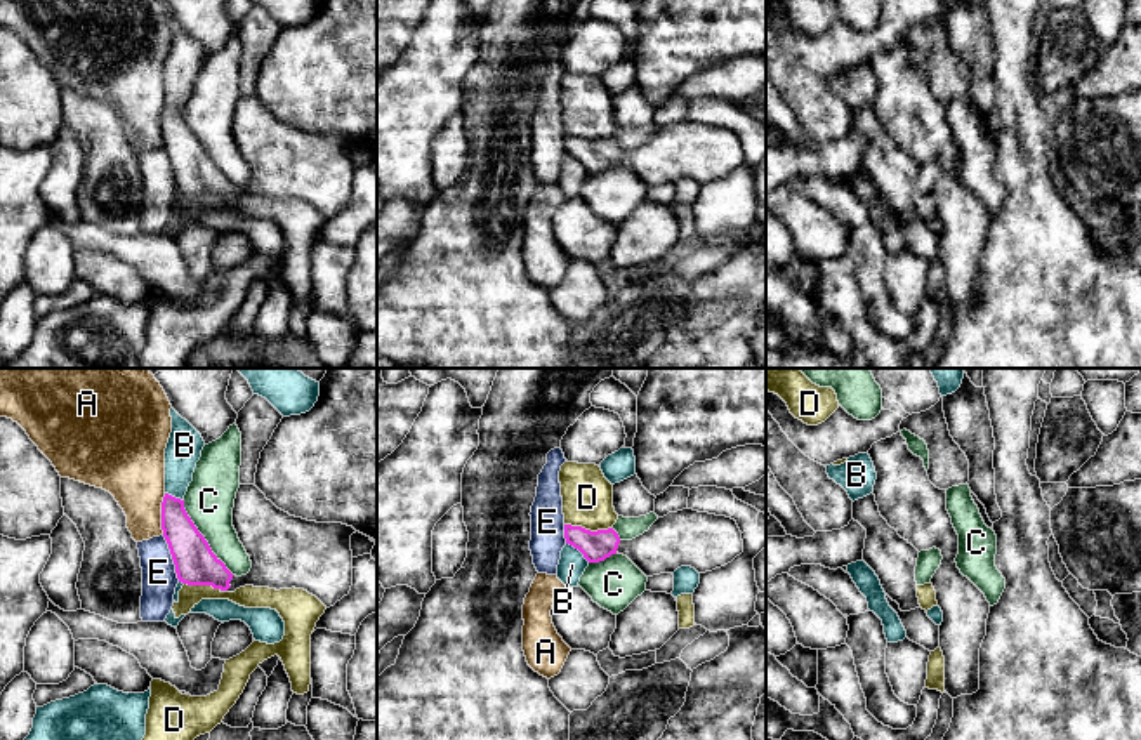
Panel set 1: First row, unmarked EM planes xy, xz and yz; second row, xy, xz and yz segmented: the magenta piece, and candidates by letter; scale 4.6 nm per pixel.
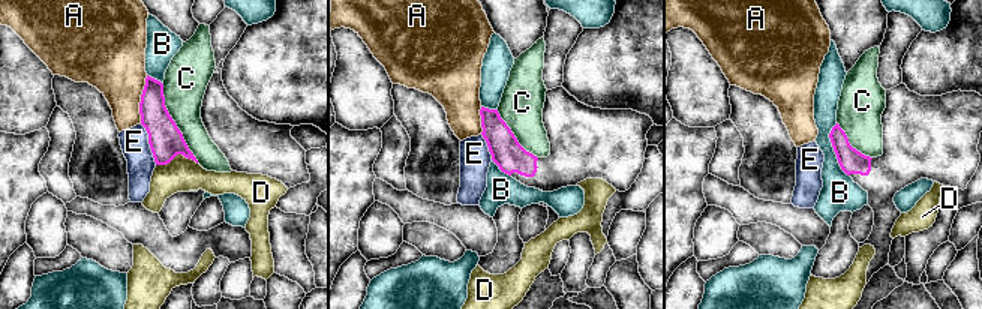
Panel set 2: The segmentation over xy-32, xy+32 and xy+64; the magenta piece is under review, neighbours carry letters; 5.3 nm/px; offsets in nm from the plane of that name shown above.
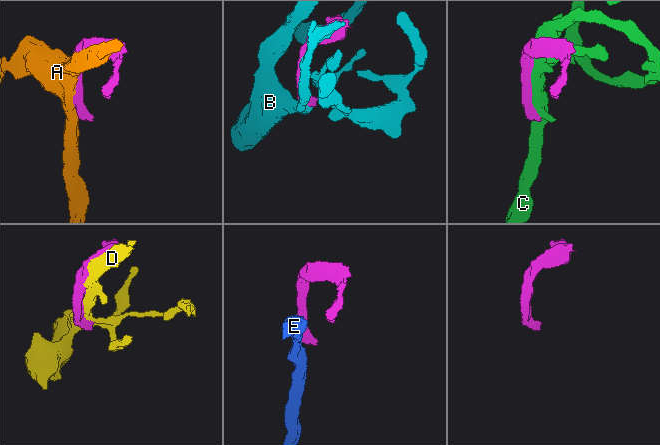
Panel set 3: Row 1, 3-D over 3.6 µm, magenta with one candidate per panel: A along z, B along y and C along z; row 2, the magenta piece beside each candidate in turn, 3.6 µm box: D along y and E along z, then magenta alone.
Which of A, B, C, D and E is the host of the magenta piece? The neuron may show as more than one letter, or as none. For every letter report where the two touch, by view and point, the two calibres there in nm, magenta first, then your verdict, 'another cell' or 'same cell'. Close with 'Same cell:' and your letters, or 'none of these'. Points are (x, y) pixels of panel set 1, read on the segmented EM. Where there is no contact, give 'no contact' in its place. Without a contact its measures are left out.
A: xy (162, 515) | 190/300 nm | another cell
B: xz (579, 549) | 140/130 nm | another cell
C: xy (204, 537) | 190/220 nm | another cell
D: xz (589, 530) | 140/240 nm | another cell
E: xy (172, 558) | 190/160 nm | another cell
Same cell: none of these

